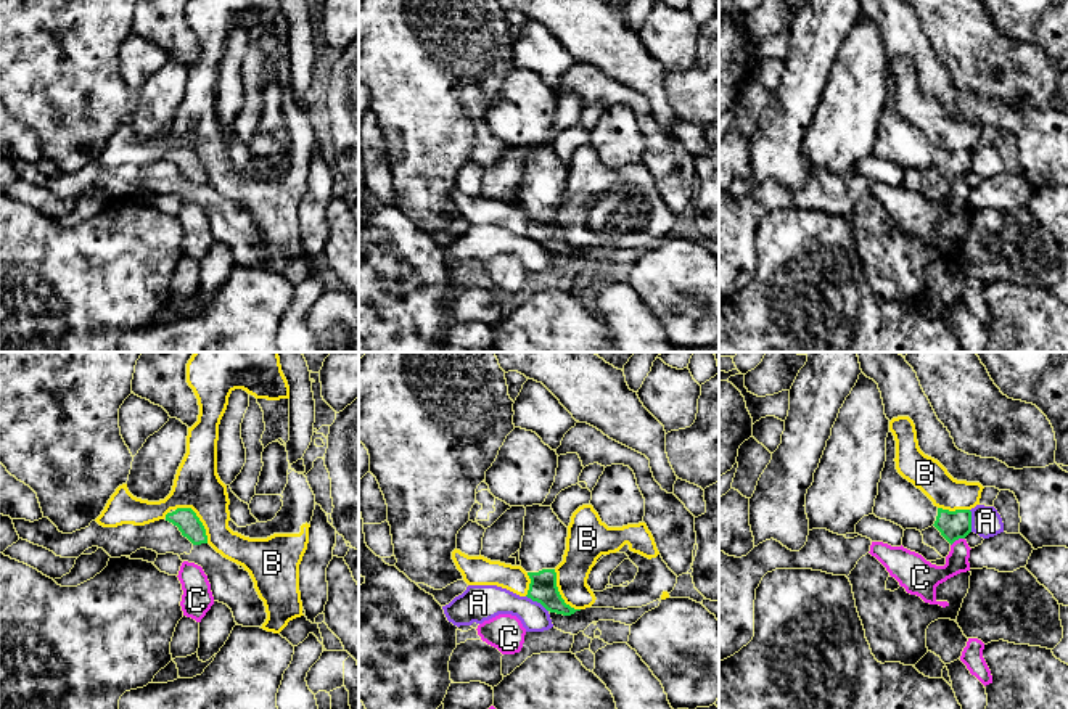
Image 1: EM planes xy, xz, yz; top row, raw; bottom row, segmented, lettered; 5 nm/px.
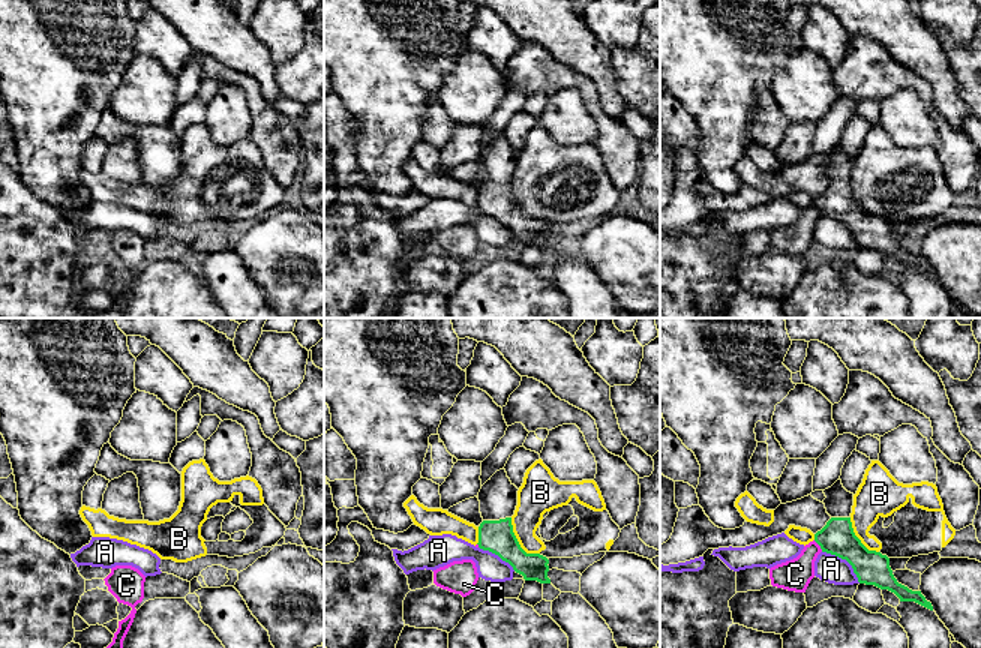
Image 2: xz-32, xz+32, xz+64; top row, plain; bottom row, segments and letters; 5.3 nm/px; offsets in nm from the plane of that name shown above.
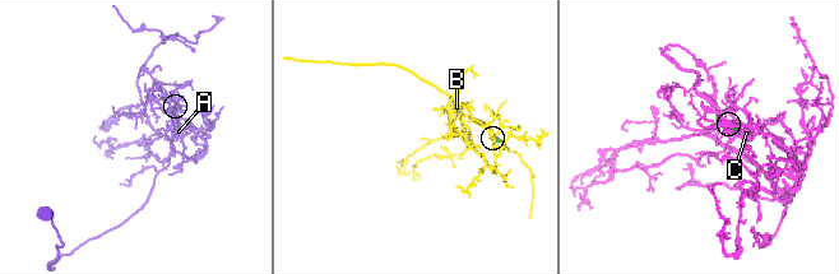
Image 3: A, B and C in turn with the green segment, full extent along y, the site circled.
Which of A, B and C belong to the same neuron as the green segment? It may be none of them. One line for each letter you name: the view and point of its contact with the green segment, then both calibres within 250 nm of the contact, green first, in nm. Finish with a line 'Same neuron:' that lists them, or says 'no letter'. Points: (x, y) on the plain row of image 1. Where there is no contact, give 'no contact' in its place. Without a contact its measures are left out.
Same neuron: no letter

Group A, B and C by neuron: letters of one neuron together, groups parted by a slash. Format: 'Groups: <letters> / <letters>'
Groups: A / B / C

